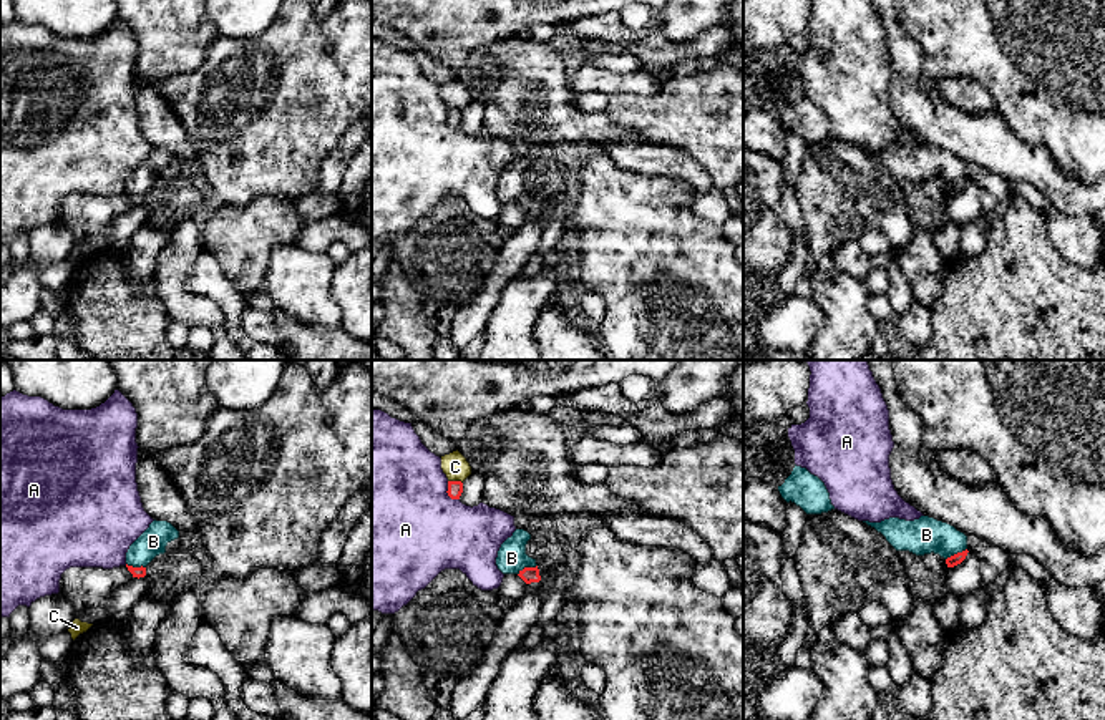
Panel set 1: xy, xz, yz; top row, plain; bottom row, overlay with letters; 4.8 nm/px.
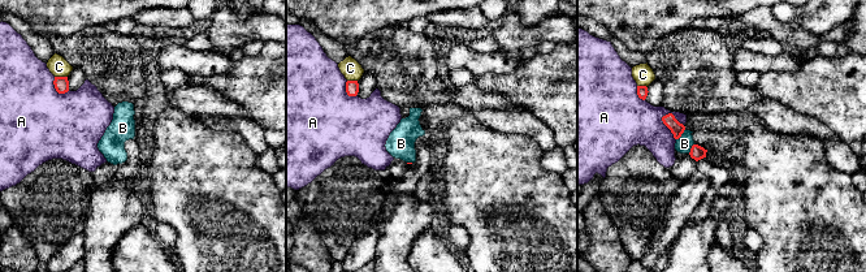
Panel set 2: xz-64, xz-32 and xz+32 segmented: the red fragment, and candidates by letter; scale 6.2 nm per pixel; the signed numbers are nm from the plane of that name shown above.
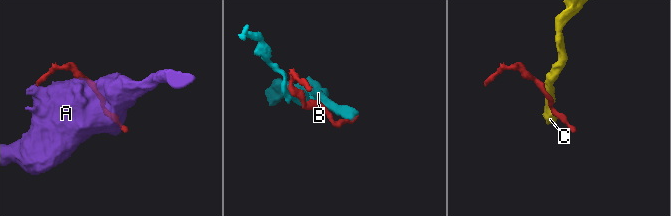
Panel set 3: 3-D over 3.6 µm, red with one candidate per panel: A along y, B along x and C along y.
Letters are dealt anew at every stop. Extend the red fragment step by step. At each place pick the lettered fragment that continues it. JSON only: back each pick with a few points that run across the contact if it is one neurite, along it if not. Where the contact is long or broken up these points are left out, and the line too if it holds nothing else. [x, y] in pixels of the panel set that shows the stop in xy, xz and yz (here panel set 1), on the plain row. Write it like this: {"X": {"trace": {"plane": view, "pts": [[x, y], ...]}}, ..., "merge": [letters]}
{"merge": []}

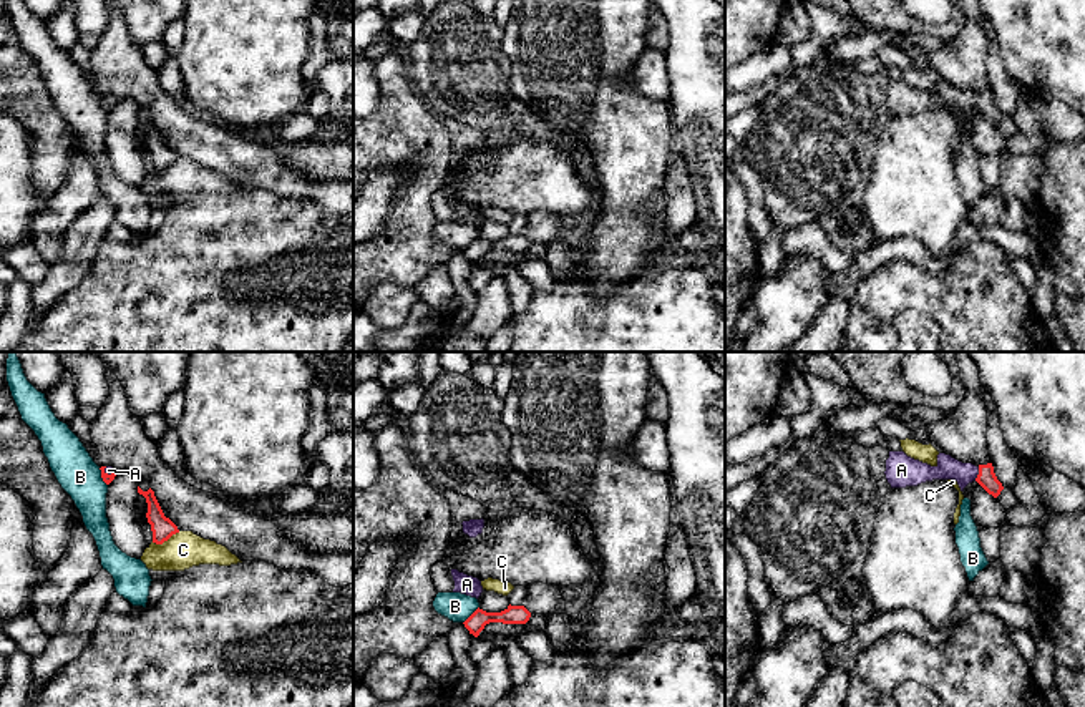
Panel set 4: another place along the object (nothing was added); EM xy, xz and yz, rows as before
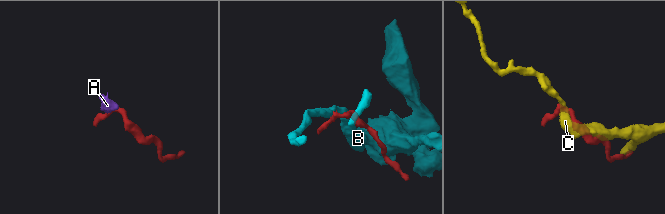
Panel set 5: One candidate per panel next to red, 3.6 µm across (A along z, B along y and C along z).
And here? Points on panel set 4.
{"A": {"trace": {"plane": "yz", "pts": [[986, 107], [979, 102], [963, 102], [948, 97]]}}, "merge": ["A"]}

